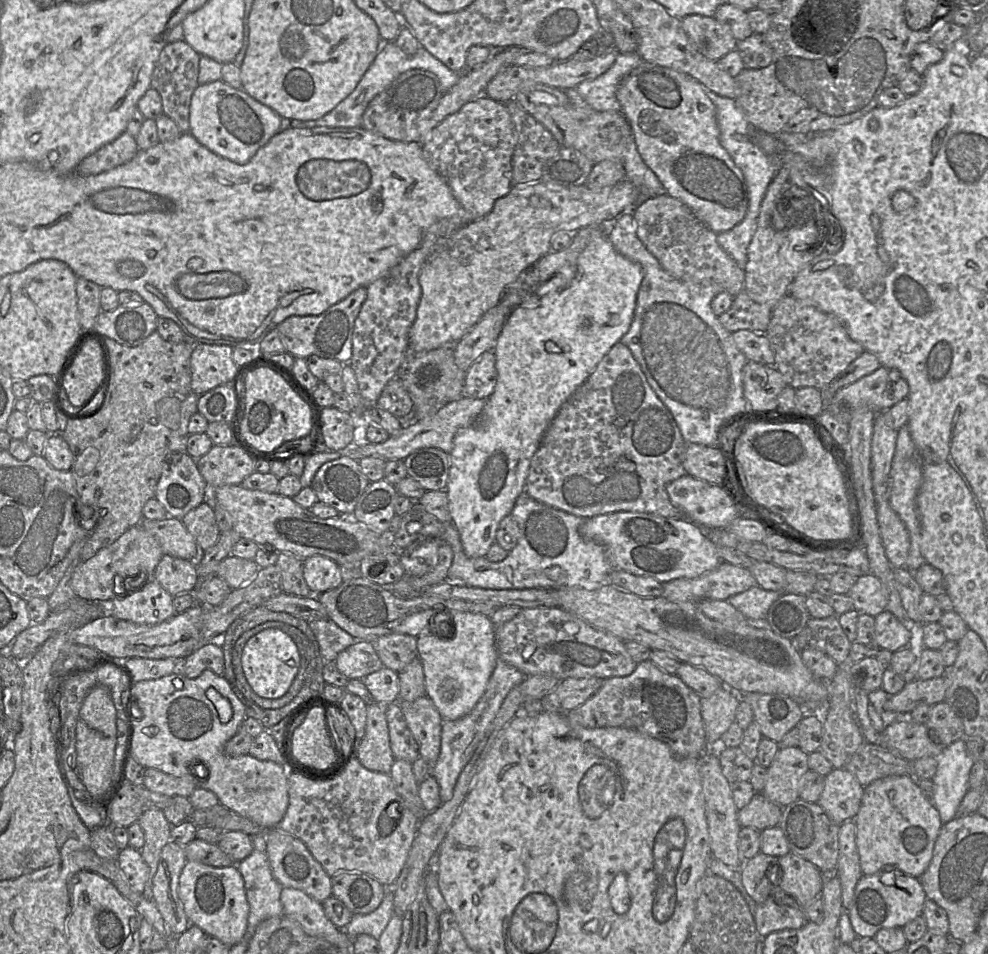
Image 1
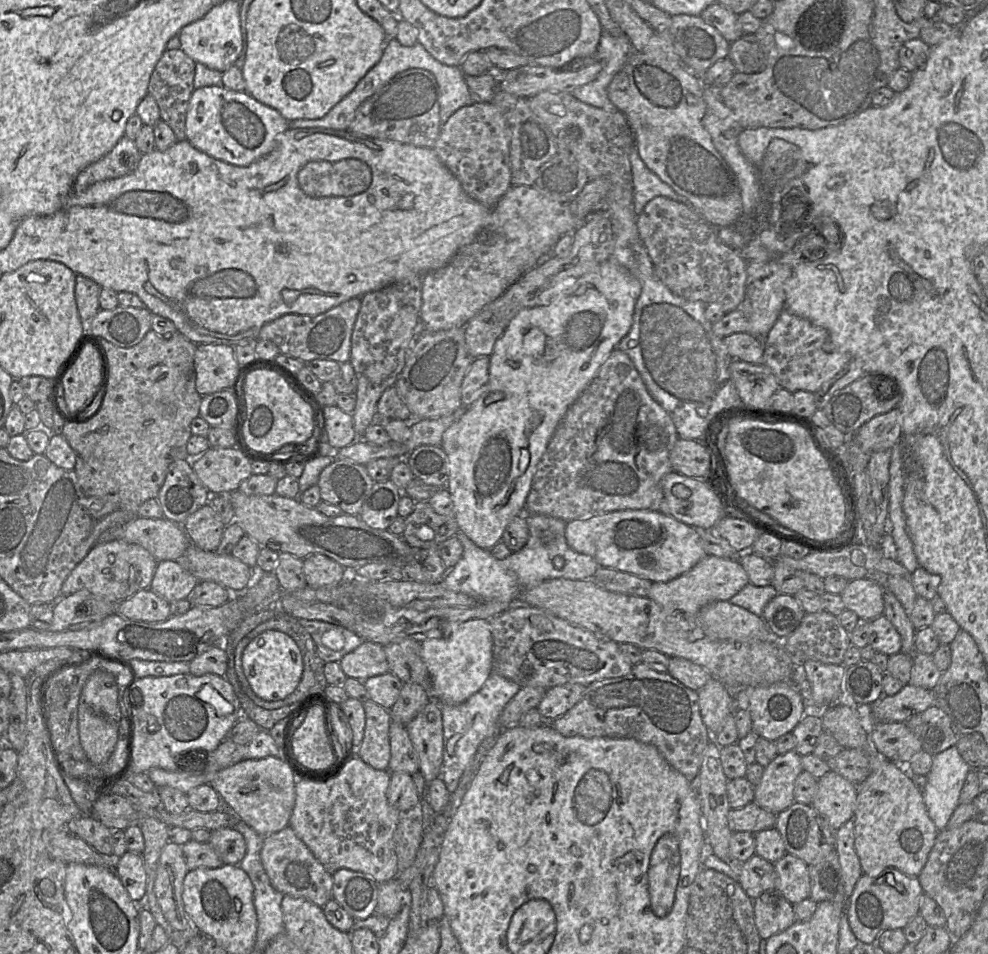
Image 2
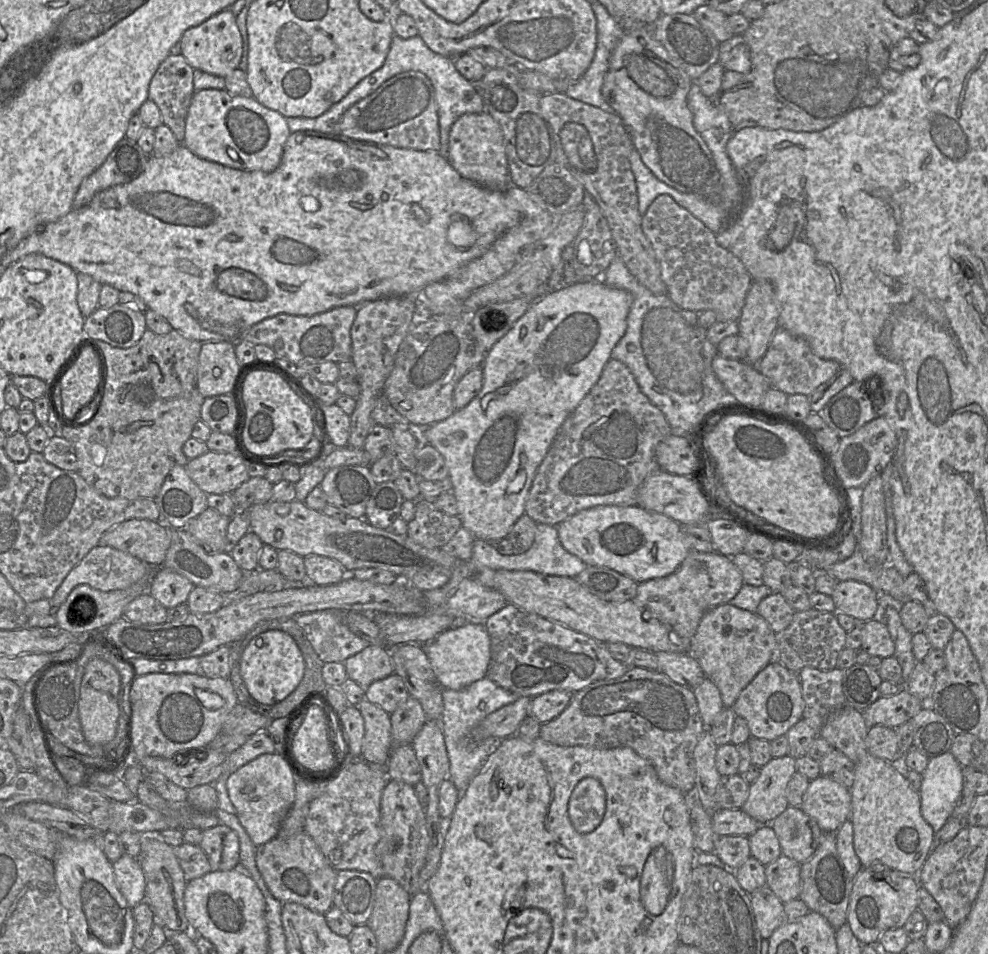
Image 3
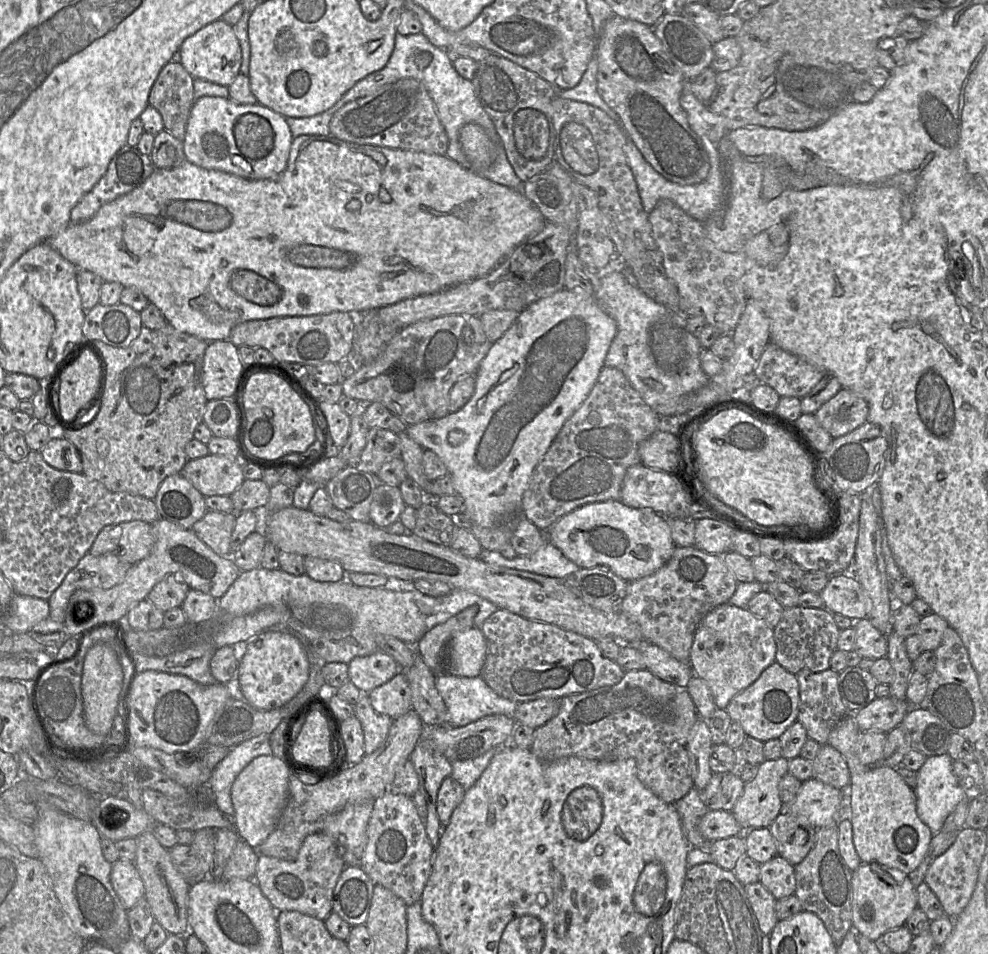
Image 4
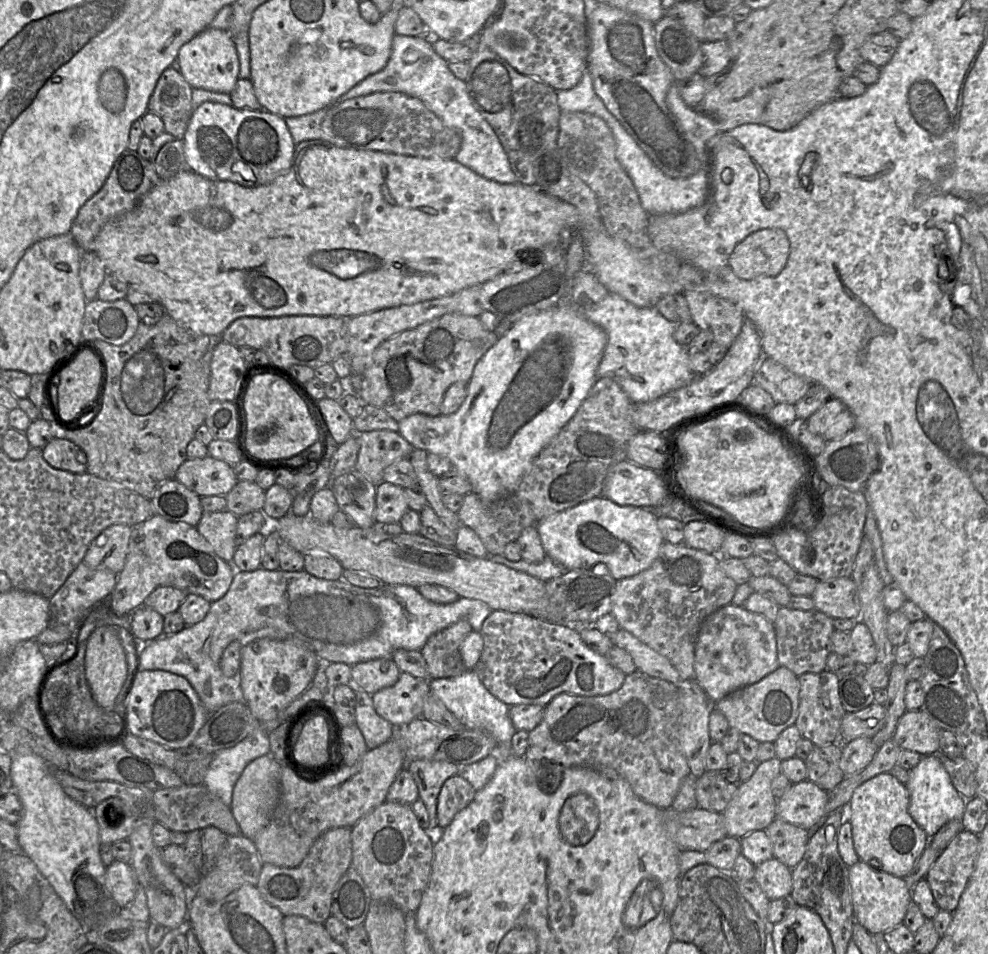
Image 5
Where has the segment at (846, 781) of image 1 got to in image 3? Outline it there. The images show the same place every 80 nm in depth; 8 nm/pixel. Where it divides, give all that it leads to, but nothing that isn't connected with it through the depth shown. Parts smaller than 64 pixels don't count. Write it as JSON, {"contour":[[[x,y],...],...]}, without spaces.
{"contour":[[[819,775],[810,781],[800,808],[817,822],[824,833],[835,834],[843,822],[850,820],[850,790]]]}

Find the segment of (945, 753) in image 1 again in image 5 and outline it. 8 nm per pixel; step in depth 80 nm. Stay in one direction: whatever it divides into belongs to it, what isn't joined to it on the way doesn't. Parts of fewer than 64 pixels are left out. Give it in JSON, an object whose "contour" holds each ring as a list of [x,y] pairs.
{"contour":[[[922,756],[919,763],[908,771],[909,780],[905,784],[910,796],[908,812],[929,838],[947,822],[954,819],[962,820],[967,800],[954,788],[937,756]]]}

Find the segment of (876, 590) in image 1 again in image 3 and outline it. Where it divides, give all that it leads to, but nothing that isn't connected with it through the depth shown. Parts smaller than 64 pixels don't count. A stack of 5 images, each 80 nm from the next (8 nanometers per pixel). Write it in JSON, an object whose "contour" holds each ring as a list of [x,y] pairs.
{"contour":[[[839,581],[831,595],[837,613],[865,622],[880,615],[880,595],[860,581]]]}

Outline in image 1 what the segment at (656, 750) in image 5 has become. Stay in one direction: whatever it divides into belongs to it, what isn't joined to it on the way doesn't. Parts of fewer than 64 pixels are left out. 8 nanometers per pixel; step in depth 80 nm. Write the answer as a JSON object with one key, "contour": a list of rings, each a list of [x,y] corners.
{"contour":[[[648,659],[627,676],[604,679],[594,695],[565,715],[573,727],[628,728],[666,743],[679,758],[699,758],[712,750],[706,741],[700,701],[676,674],[666,673]]]}

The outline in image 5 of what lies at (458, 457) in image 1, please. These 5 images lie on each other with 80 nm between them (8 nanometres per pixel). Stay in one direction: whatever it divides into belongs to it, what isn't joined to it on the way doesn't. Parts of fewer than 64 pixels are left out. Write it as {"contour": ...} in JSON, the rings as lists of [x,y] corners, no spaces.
{"contour":[[[560,298],[560,303],[548,310],[523,316],[513,323],[509,330],[477,361],[472,376],[467,383],[467,396],[455,413],[448,416],[439,415],[435,417],[424,414],[410,415],[398,422],[398,433],[414,449],[448,458],[452,464],[452,469],[456,469],[466,476],[471,483],[472,493],[477,494],[483,501],[490,503],[514,494],[534,458],[574,416],[597,379],[597,368],[607,344],[607,335],[601,327],[585,318],[581,309],[573,305],[561,304]]]}

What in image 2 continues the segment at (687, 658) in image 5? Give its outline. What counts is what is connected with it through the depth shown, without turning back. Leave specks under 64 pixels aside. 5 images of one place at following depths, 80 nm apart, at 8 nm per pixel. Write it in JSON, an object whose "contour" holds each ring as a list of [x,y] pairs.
{"contour":[[[706,555],[693,568],[668,582],[652,582],[648,598],[667,611],[681,611],[697,616],[706,605],[729,601],[749,583],[749,578],[738,559]]]}

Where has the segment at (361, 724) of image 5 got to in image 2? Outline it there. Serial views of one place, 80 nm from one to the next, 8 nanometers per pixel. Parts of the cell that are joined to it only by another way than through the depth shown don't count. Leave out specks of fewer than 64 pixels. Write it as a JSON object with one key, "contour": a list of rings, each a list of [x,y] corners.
{"contour":[[[368,700],[363,703],[366,725],[358,757],[377,770],[388,770],[390,761],[390,711]]]}

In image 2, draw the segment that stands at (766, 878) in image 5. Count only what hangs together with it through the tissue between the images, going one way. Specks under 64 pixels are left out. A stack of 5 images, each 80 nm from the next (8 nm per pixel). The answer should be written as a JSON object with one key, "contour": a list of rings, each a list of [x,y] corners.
{"contour":[[[786,853],[773,863],[776,872],[776,887],[791,904],[799,903],[810,896],[808,864]]]}

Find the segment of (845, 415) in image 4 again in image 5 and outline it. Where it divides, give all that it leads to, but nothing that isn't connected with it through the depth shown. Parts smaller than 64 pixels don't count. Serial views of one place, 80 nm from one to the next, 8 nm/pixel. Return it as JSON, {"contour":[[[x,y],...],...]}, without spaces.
{"contour":[[[830,398],[807,420],[808,429],[826,441],[844,437],[855,428],[855,418],[848,407],[837,398]]]}

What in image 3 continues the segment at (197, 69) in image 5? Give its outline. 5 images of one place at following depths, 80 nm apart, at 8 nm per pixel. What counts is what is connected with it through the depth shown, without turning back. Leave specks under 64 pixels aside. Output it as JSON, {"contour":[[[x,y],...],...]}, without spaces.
{"contour":[[[230,9],[213,15],[198,26],[187,29],[180,40],[181,54],[193,69],[225,78],[238,68],[242,57],[242,37],[236,16]]]}

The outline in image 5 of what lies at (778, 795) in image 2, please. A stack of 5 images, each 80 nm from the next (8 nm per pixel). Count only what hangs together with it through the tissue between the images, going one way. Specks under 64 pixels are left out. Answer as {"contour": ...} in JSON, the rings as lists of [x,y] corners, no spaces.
{"contour":[[[775,757],[760,762],[757,764],[757,768],[749,780],[738,783],[735,793],[722,812],[727,836],[741,839],[750,832],[766,830],[775,819],[777,799],[774,798],[771,792],[771,783],[780,774],[781,762],[781,760]]]}

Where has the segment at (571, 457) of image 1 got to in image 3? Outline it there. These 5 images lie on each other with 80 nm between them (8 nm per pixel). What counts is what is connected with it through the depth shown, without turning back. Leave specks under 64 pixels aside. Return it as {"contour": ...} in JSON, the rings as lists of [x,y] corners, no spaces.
{"contour":[[[610,359],[597,383],[565,419],[539,465],[527,496],[525,514],[536,523],[557,526],[588,508],[637,506],[637,494],[645,479],[662,470],[656,460],[656,448],[670,435],[672,428],[665,415],[641,391],[629,368]]]}

